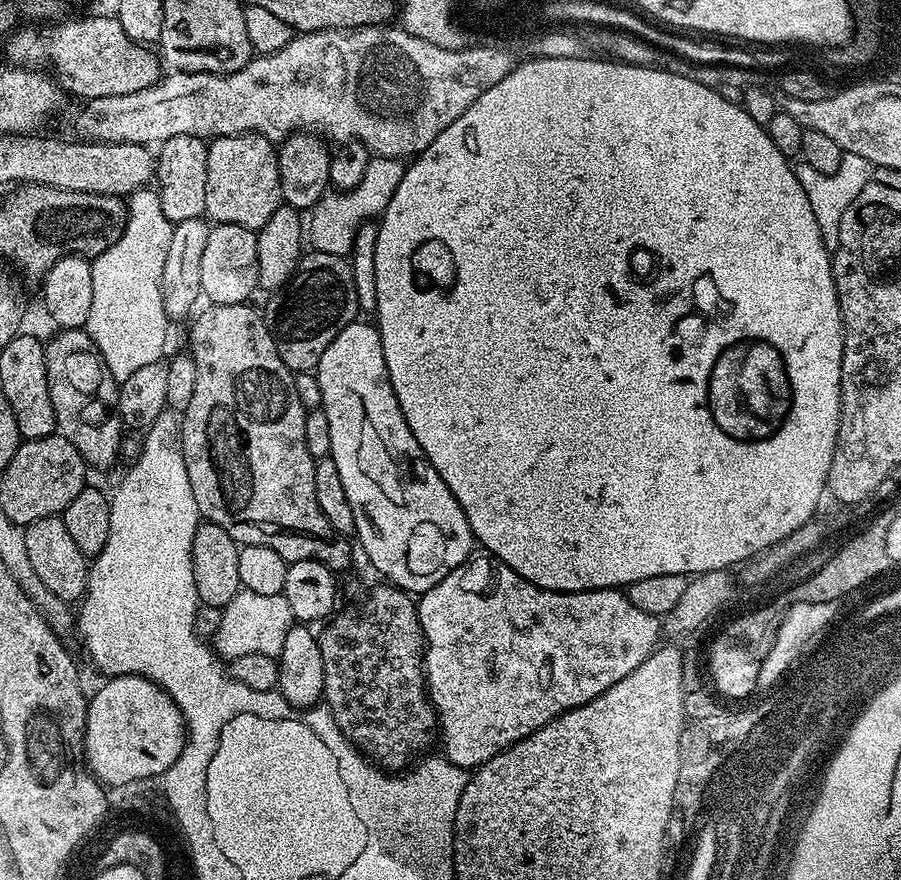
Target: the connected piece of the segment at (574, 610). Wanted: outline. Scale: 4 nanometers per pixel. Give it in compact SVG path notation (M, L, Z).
M473 554L464 563L457 566L438 586L426 590L419 597L416 613L424 631L424 676L428 685L429 699L437 712L440 736L444 738L442 755L454 766L465 770L475 770L494 758L499 752L504 752L512 744L526 738L534 730L546 726L555 716L561 716L572 708L582 706L598 694L610 690L614 682L622 682L630 670L642 666L647 656L652 655L661 643L662 620L654 614L646 614L646 610L638 610L634 602L619 588L595 588L593 592L555 592L534 586L526 578L522 578L506 562L491 554Z

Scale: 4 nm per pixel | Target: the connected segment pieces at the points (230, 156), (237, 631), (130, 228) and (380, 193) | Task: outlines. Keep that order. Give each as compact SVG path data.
M243 132L237 136L218 136L208 144L208 157L206 158L206 216L209 221L216 224L237 224L238 226L246 226L253 230L258 230L270 218L270 214L274 214L276 208L281 207L280 199L280 171L278 170L278 158L276 153L277 145L273 141L267 140L264 136L259 136L257 132Z
M241 590L222 611L220 626L212 637L213 649L226 660L254 653L276 658L284 646L288 630L295 622L293 611L283 593L264 595Z
M151 187L133 192L126 203L128 225L122 238L91 261L94 298L86 325L88 337L98 346L117 382L130 378L142 366L161 363L170 324L164 309L162 270L166 267L174 225L162 214L159 191Z
M376 156L369 159L366 174L358 186L348 192L339 190L329 191L311 209L310 222L308 221L308 240L311 247L317 252L347 257L352 243L356 240L356 231L367 220L375 221L386 210L390 198L394 198L394 190L398 190L398 182L402 182L405 165L394 156Z

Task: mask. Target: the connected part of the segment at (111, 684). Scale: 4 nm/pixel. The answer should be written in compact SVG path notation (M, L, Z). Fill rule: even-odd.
M134 674L109 676L103 682L105 684L96 693L91 693L88 701L88 717L86 718L86 730L84 731L84 759L88 762L88 769L101 784L105 786L113 784L114 787L121 789L130 782L138 782L139 780L152 782L155 781L155 776L156 779L163 777L164 773L170 770L170 766L174 766L174 762L178 762L186 743L184 715L180 713L180 708L172 701L170 694L166 694L166 690L162 690L153 680L147 680L145 676L135 676Z

